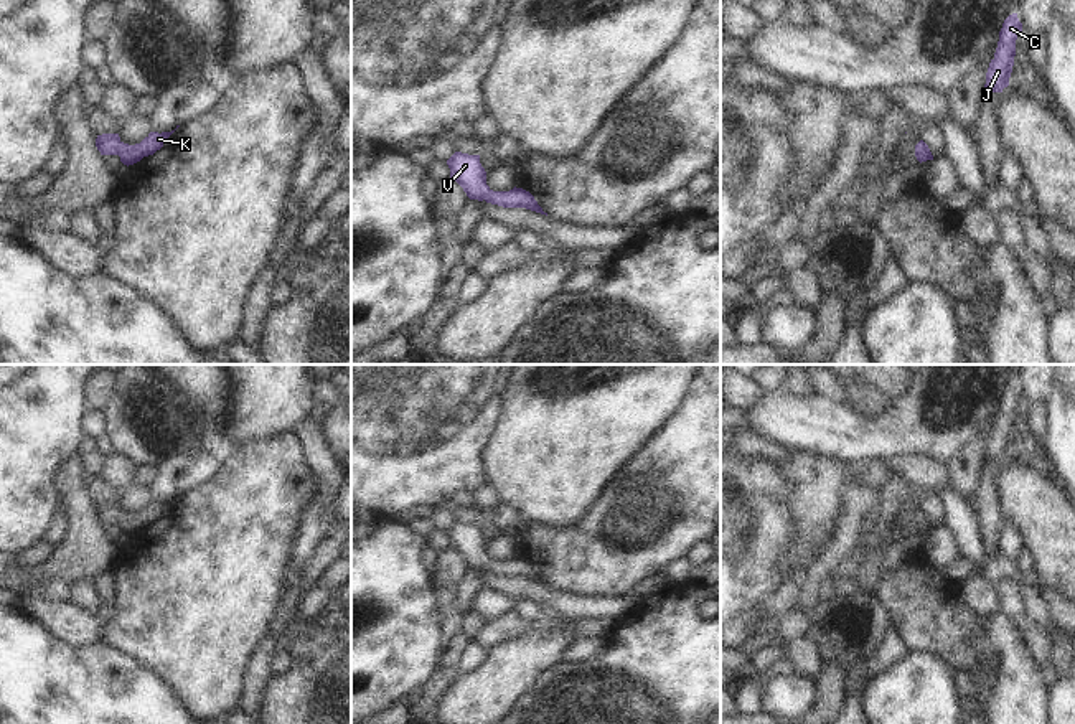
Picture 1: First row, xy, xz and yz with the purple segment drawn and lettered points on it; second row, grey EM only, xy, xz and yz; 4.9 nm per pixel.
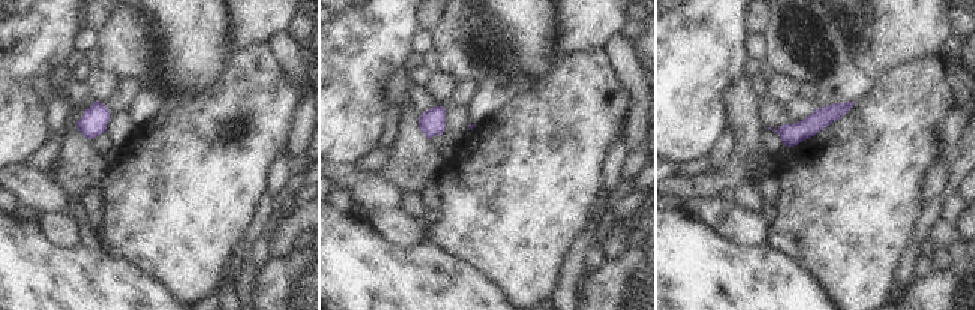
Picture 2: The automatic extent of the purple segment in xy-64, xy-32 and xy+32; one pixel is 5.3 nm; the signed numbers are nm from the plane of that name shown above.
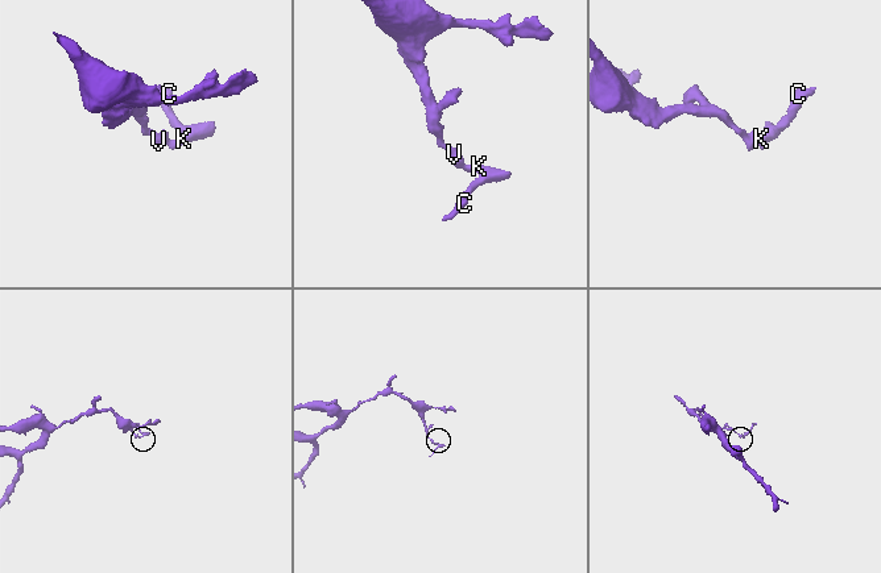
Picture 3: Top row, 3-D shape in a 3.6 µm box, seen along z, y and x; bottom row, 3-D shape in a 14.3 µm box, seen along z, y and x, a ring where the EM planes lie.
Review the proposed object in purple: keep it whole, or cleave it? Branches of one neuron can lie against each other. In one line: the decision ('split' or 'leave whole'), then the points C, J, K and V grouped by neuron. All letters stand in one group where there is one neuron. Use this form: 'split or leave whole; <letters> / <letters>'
leave whole; C J K V

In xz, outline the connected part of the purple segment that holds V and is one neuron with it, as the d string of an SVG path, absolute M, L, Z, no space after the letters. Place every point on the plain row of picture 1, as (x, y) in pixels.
M455 521L447 529L447 534L450 538L450 548L463 557L470 569L485 569L503 577L526 577L547 585L534 566L523 557L514 556L509 561L493 561L486 554L486 541L480 533L480 524Z

